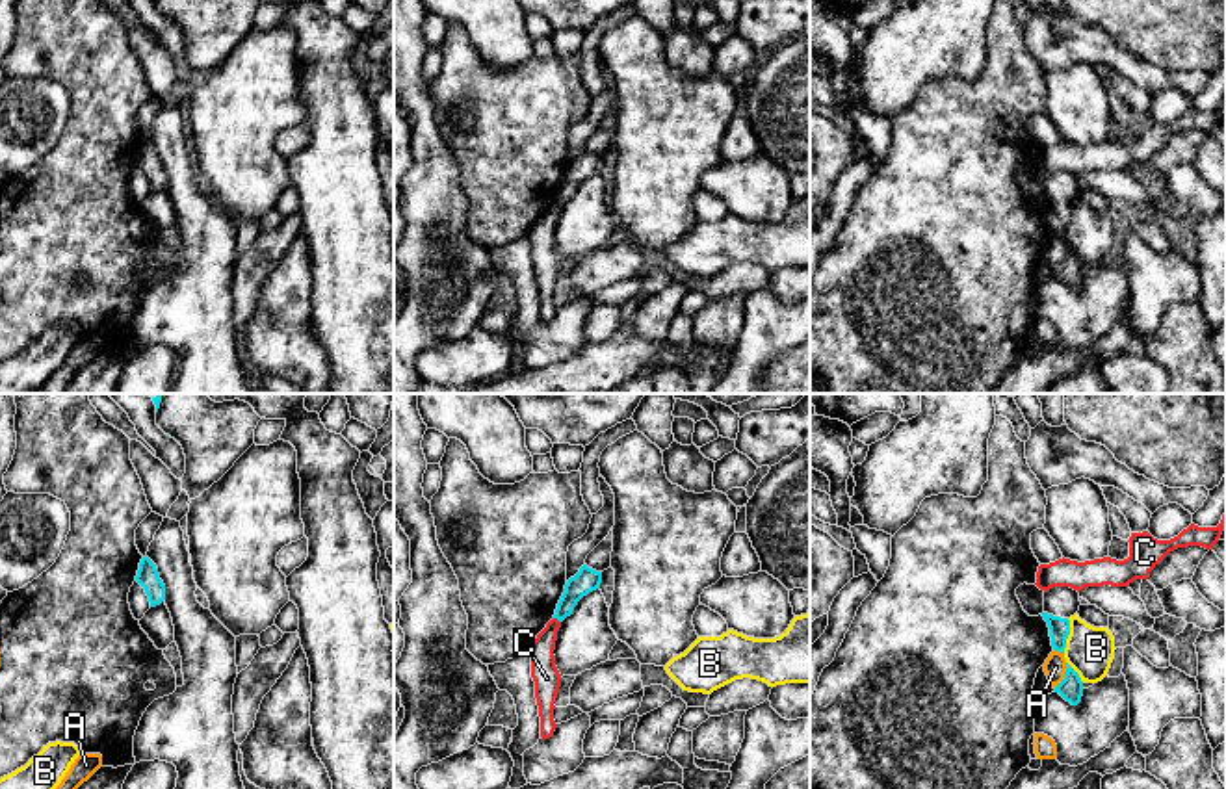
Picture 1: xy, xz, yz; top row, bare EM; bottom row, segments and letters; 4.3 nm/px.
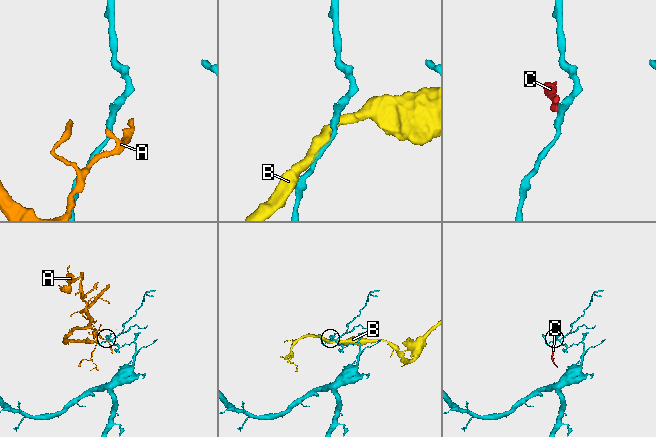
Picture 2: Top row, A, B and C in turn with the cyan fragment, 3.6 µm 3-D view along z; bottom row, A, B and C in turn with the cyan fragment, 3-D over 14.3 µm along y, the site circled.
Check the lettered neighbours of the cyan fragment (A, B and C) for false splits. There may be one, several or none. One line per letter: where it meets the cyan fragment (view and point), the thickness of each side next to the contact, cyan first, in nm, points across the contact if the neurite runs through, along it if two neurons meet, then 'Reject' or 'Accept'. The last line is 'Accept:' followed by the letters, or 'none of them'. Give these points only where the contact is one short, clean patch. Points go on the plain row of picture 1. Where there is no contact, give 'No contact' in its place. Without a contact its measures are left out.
A: Touches cyan at yz (1065, 260). Thickness 100 nm (cyan) against 100 nm. Reject
B: Touches cyan at yz (1069, 218). Thickness 100 nm (cyan) against 220 nm. Reject
C: Touches cyan at xz (558, 203). Thickness 110 nm (cyan) against 120 nm. Boundary: xz (554, 201), (560, 206). Reject
Accept: none of them

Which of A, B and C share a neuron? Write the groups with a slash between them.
A / B / C

